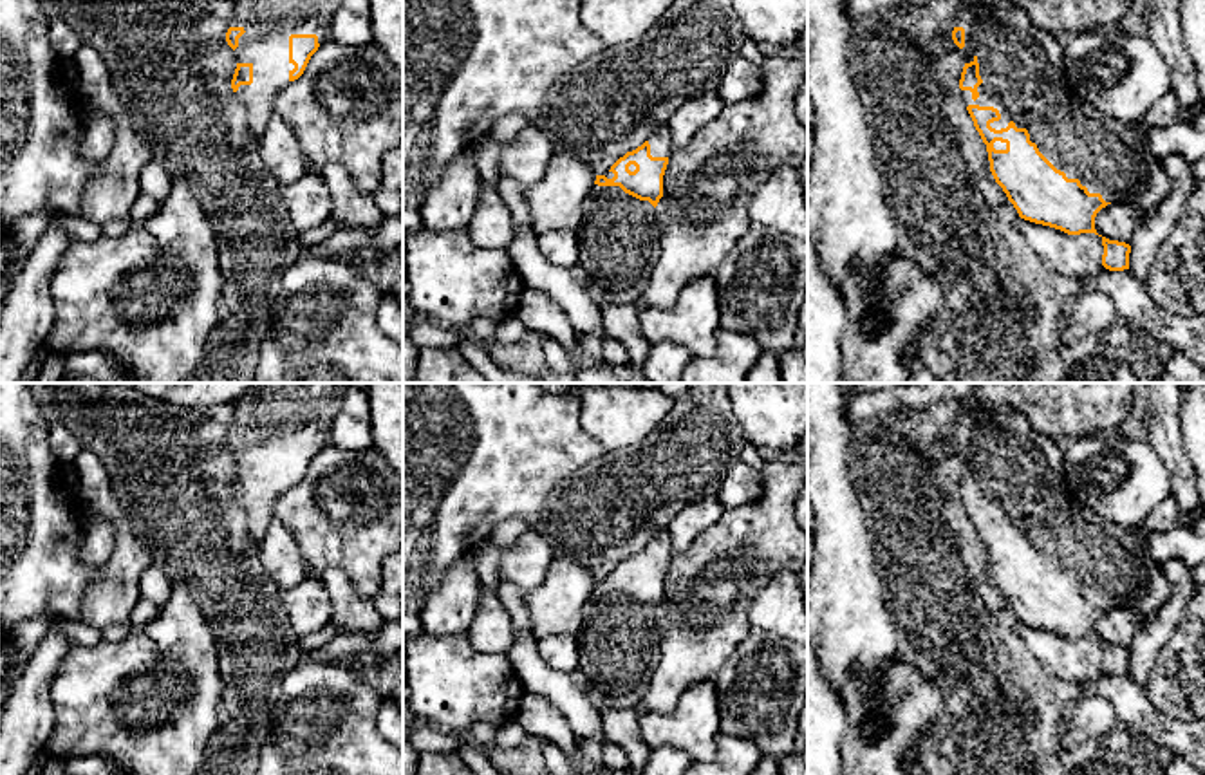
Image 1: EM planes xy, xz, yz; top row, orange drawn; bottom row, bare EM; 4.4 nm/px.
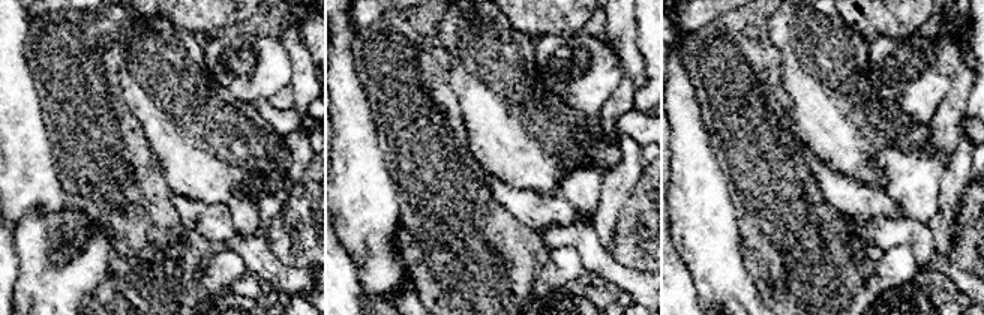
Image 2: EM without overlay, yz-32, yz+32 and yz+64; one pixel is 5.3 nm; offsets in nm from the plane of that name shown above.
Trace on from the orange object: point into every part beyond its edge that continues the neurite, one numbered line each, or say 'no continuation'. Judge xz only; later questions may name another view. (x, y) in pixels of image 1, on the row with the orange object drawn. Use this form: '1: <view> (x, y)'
1: xz (618, 239)

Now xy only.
1: xy (268, 24)

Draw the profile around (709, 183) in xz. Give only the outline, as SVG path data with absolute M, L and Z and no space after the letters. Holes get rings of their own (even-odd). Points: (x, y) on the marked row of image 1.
M764 58L761 63L761 89L752 99L724 105L723 112L708 121L679 150L672 150L663 175L658 229L659 257L643 291L643 307L670 309L679 291L692 280L714 276L715 269L752 226L748 206L768 173L779 164L799 166L808 155L808 130L797 117L797 96L808 81L808 65L802 60Z

